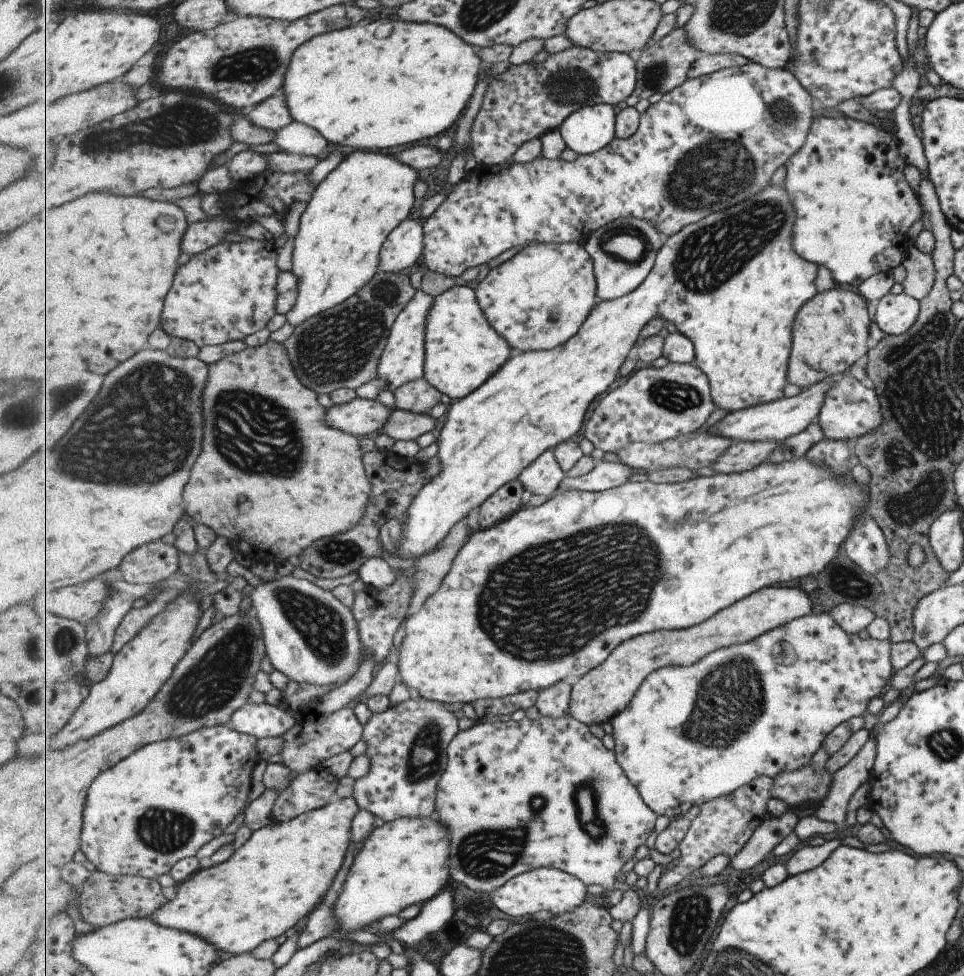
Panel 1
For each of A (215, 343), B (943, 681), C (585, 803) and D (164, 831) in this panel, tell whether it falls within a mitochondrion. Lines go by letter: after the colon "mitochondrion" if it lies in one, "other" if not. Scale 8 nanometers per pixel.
A: other
B: other
C: mitochondrion
D: mitochondrion

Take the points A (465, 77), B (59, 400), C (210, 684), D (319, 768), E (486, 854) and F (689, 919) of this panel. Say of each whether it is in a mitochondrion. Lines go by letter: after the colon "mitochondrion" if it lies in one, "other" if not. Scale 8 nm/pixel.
A: other
B: mitochondrion
C: mitochondrion
D: other
E: mitochondrion
F: mitochondrion

